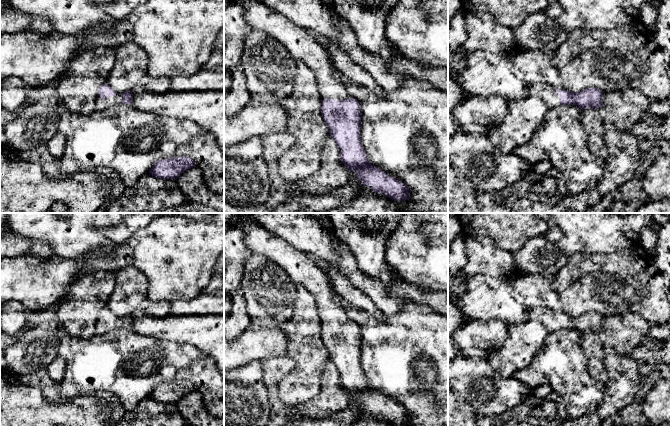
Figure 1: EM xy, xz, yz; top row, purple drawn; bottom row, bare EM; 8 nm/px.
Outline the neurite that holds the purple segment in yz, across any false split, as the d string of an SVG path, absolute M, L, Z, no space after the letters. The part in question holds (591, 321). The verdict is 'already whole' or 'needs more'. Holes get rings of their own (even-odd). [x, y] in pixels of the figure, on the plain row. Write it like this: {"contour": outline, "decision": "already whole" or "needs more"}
{"contour": "M536 307L529 310L528 318L529 321L541 322L548 334L556 332L561 328L576 329L582 334L586 332L598 333L603 329L603 315L596 311L590 311L574 317L556 313L554 310L546 307Z", "decision": "needs more"}

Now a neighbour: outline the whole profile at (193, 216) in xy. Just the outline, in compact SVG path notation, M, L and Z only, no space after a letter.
M158 213L160 216L183 216L196 221L203 220L210 214L211 213Z

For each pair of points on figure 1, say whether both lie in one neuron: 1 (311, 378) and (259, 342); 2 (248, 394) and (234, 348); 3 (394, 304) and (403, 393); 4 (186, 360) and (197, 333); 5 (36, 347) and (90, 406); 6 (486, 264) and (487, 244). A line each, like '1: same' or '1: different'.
1: different
2: different
3: different
4: different
5: different
6: same

